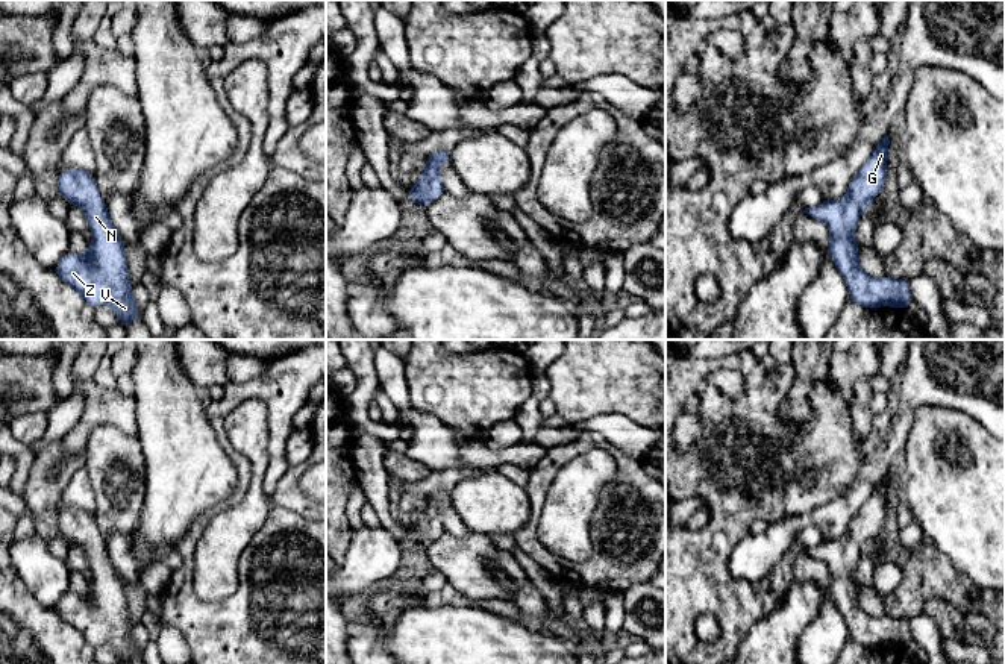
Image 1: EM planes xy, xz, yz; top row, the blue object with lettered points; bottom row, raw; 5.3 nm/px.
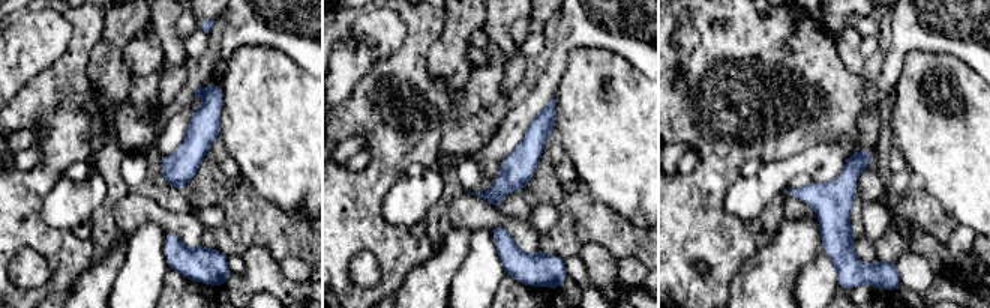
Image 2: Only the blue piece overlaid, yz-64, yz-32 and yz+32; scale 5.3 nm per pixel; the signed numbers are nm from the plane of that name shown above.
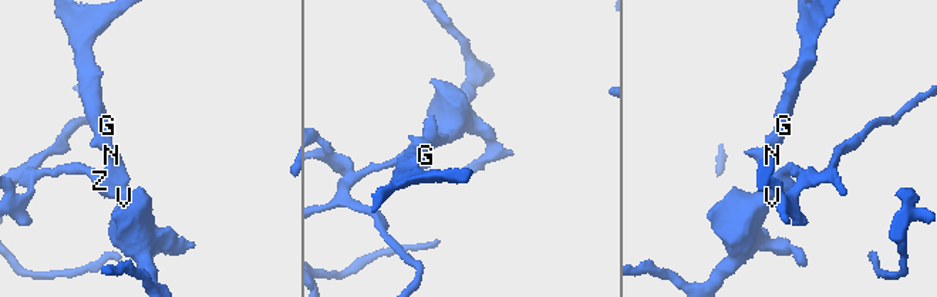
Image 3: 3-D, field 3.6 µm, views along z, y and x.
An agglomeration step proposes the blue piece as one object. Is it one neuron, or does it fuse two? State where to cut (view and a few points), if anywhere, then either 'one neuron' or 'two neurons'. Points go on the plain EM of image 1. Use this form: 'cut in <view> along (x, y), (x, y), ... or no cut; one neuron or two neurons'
no cut; one neuron

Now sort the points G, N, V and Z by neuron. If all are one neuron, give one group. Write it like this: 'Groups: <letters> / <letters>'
Groups: G N V Z

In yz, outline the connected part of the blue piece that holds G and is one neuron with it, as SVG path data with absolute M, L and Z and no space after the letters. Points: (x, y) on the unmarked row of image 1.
M888 475L881 479L849 523L847 534L838 540L825 540L814 547L805 547L805 553L823 561L831 570L828 591L841 612L849 638L866 647L894 646L906 649L913 641L908 620L867 614L859 603L855 565L870 541L881 534L887 517Z

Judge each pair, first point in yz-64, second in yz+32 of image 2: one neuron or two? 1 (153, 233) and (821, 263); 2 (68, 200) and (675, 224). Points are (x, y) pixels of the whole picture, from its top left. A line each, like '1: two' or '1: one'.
1: one
2: two

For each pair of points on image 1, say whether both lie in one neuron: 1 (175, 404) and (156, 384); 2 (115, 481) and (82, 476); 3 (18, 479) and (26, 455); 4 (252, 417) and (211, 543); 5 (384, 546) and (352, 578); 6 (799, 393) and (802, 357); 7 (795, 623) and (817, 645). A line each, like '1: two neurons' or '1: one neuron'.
1: one neuron
2: two neurons
3: one neuron
4: one neuron
5: one neuron
6: one neuron
7: two neurons

